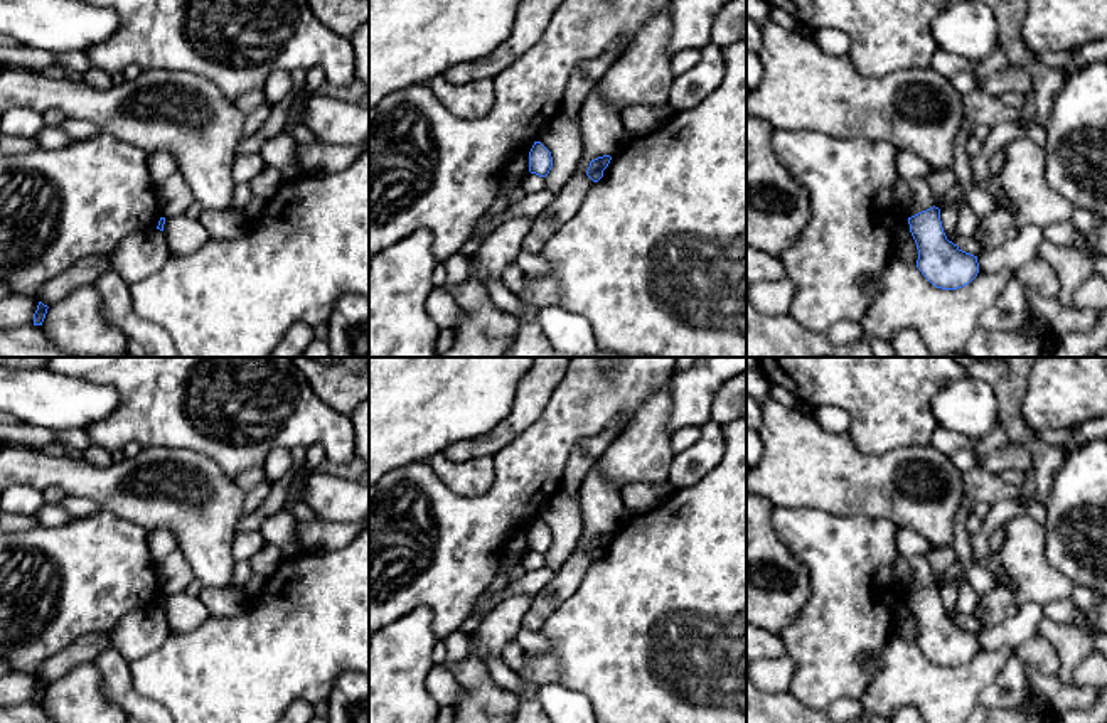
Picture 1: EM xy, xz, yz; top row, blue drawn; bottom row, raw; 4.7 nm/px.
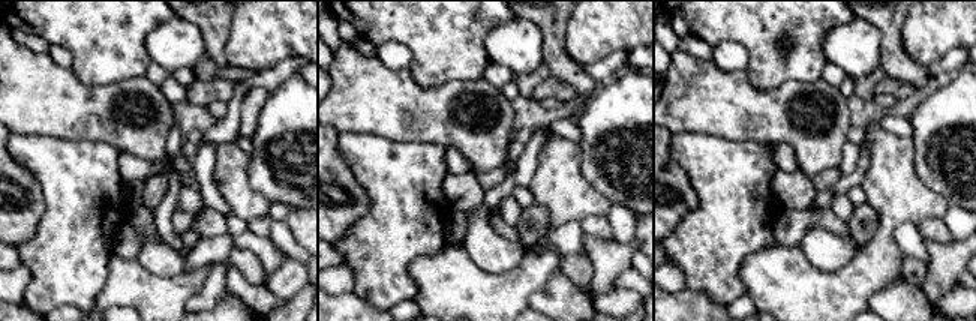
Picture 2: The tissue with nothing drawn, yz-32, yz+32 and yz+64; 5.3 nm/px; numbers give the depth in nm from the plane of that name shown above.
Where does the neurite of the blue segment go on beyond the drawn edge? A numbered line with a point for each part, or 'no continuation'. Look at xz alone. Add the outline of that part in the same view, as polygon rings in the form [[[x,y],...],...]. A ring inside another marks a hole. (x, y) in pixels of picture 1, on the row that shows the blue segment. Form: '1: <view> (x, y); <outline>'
no continuation

